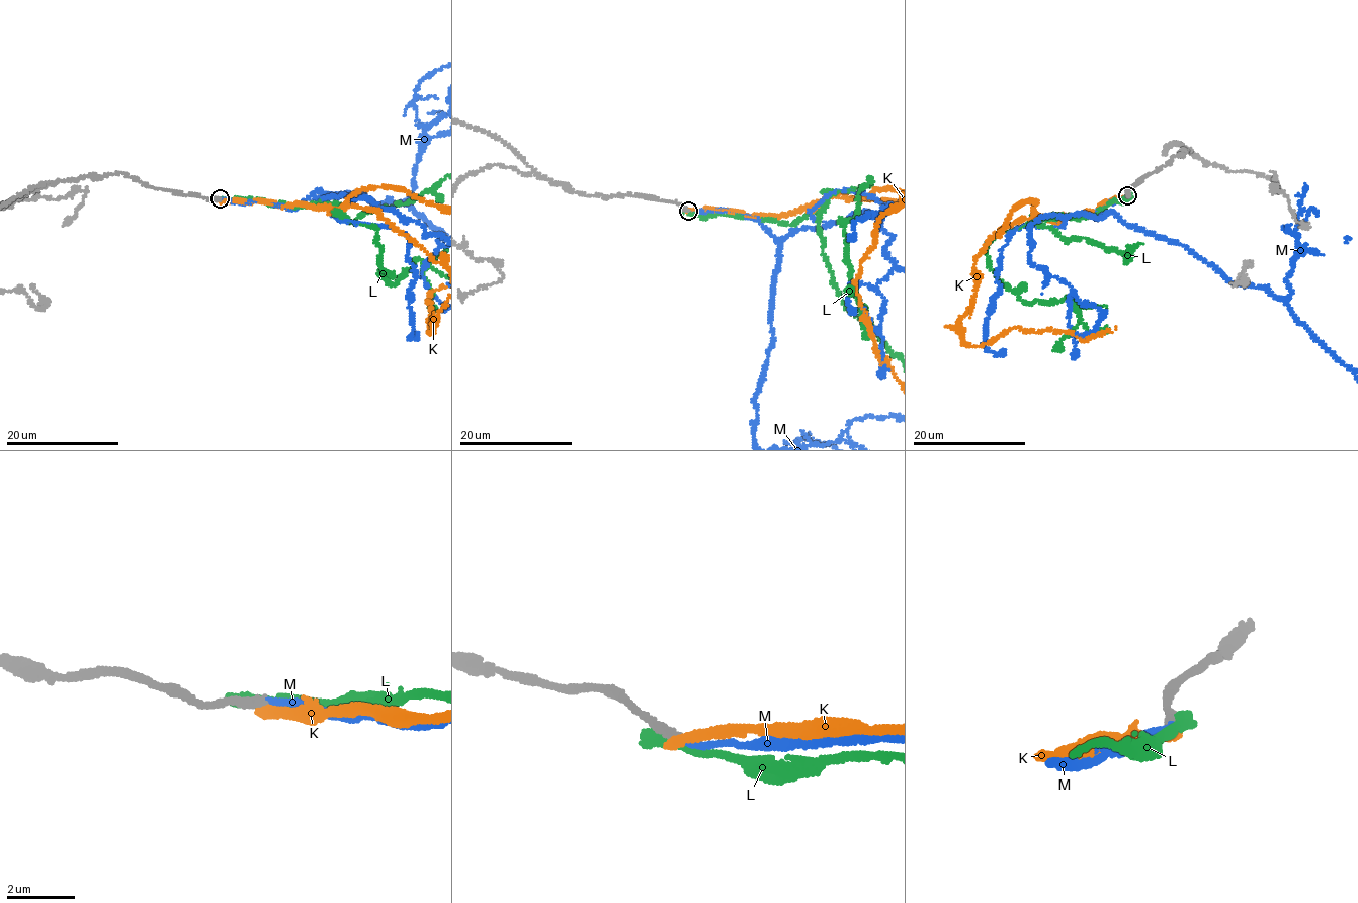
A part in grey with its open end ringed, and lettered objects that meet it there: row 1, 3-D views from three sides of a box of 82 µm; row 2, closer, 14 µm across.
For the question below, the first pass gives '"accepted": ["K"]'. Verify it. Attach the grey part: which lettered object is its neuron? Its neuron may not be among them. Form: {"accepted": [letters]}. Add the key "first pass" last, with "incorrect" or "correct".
{"accepted": ["M"], "first pass": "incorrect"}

